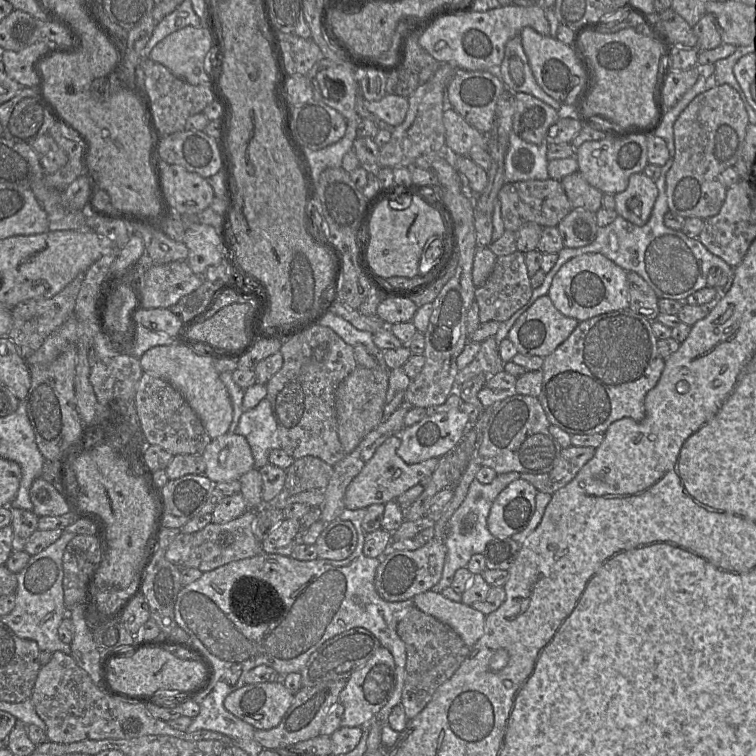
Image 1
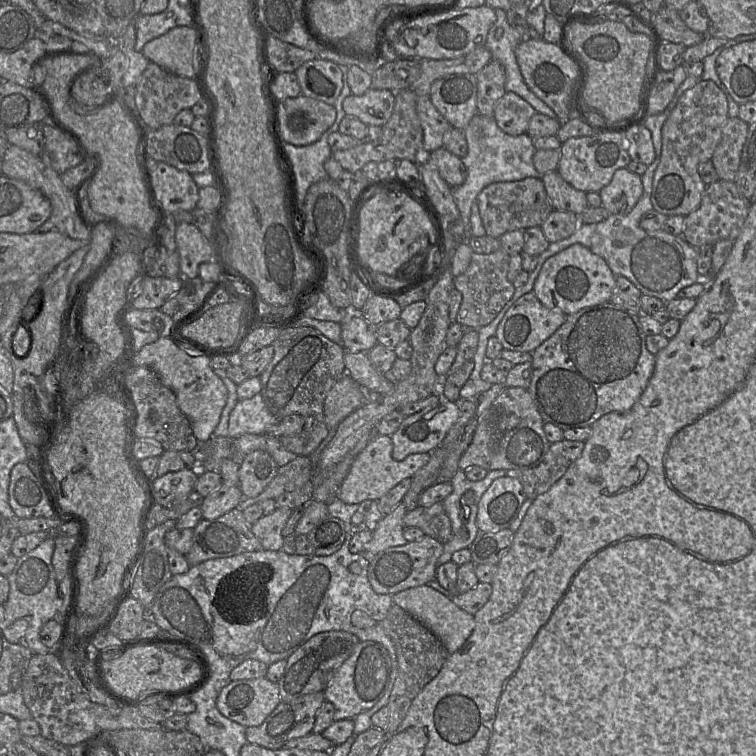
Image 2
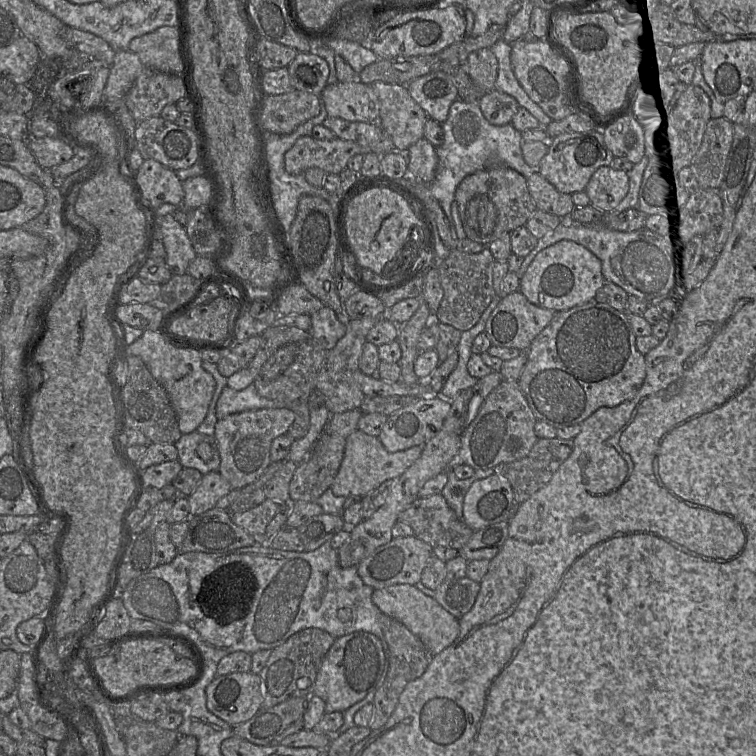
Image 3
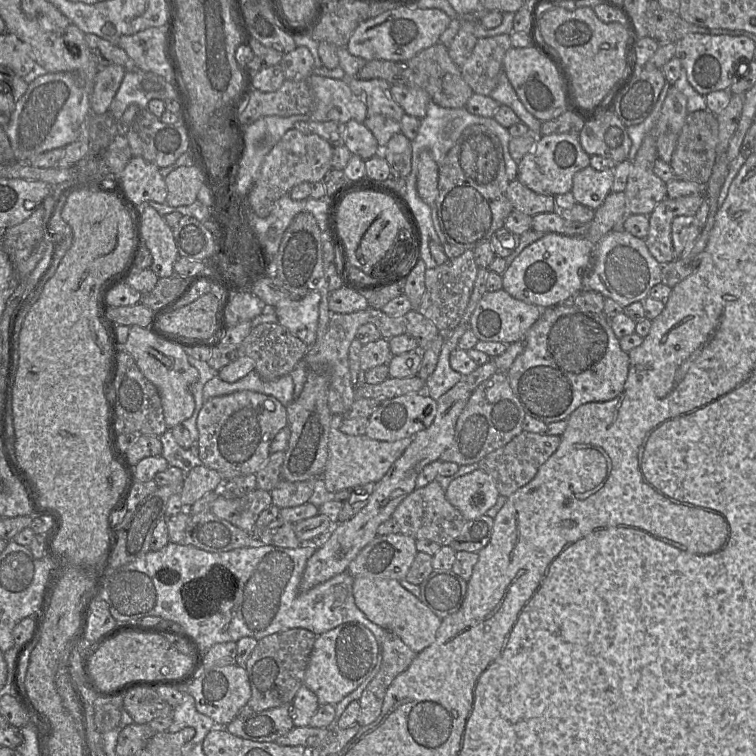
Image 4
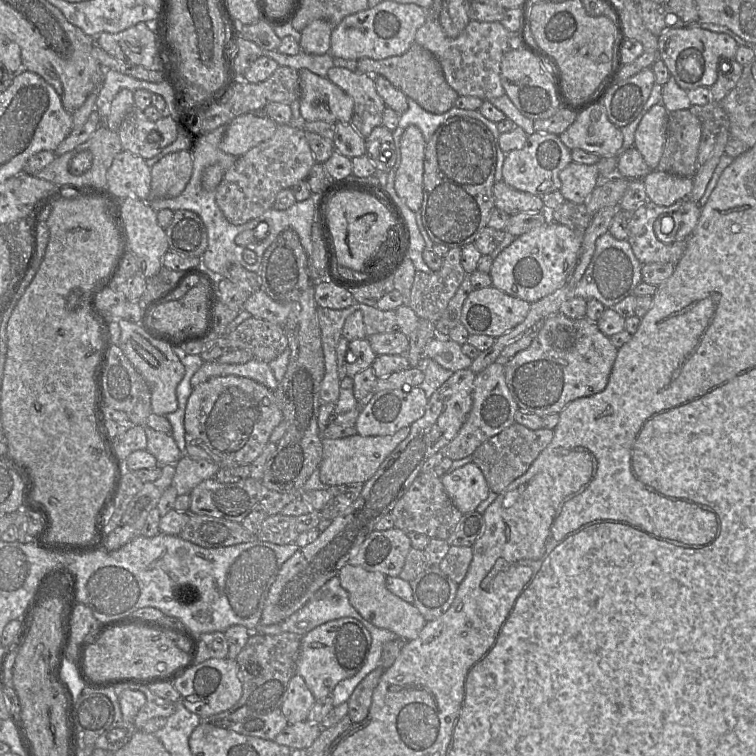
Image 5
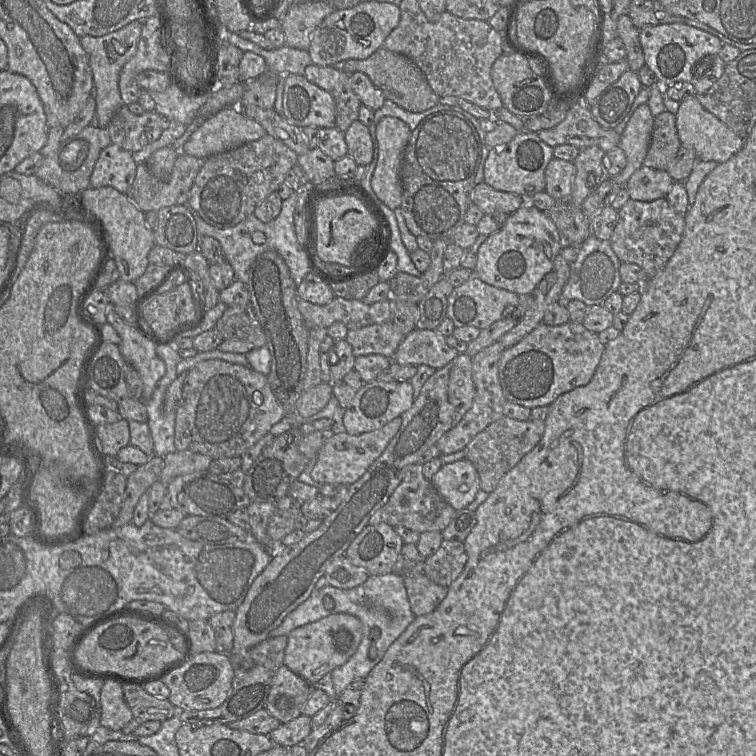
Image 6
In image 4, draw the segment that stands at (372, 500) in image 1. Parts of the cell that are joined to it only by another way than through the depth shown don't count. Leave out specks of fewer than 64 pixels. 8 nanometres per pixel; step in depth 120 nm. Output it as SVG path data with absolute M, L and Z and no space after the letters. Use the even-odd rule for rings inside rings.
M332 415L328 440L329 457L322 473L325 486L332 493L344 489L351 490L367 483L376 483L387 473L413 440L413 436L387 442L371 439L366 435L347 435L339 429L342 421L342 415Z

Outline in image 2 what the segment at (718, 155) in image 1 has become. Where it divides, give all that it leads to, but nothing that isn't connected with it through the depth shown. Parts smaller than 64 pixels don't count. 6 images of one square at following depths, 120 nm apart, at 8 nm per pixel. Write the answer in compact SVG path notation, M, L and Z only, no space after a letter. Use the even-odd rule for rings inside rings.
M701 80L685 91L662 127L662 148L652 182L653 210L666 216L687 216L701 204L707 185L698 174L700 163L710 161L729 119L727 94L716 83Z

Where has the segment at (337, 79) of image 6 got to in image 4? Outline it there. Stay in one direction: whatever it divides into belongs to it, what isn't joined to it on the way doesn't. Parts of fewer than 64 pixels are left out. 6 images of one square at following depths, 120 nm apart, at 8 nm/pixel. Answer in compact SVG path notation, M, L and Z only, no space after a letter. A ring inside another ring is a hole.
M346 75L342 80L366 104L367 114L363 124L372 132L379 147L384 147L392 136L400 133L401 119L405 114L404 110L391 97L390 84L381 79L361 80Z

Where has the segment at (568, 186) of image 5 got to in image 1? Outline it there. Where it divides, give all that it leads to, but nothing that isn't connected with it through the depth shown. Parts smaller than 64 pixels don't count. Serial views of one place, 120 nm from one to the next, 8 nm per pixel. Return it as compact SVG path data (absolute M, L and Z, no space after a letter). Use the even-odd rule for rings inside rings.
M643 172L632 174L627 188L614 195L615 211L627 221L643 226L651 216L658 193L654 180Z

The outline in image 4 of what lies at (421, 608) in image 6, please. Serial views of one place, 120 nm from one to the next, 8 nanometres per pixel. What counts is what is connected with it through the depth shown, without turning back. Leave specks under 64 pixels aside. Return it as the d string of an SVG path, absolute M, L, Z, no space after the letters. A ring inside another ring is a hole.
M434 570L421 584L420 600L441 620L462 606L467 581L452 570Z

